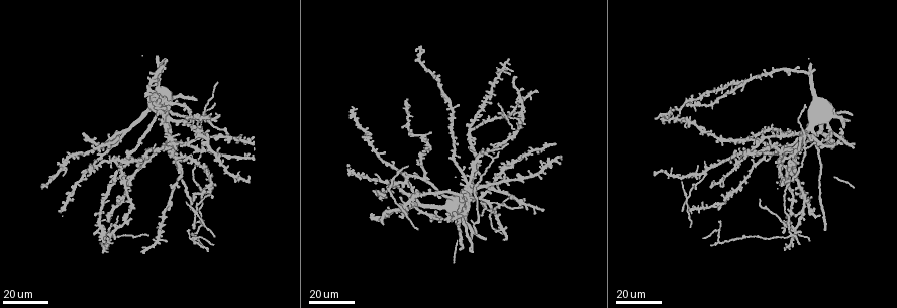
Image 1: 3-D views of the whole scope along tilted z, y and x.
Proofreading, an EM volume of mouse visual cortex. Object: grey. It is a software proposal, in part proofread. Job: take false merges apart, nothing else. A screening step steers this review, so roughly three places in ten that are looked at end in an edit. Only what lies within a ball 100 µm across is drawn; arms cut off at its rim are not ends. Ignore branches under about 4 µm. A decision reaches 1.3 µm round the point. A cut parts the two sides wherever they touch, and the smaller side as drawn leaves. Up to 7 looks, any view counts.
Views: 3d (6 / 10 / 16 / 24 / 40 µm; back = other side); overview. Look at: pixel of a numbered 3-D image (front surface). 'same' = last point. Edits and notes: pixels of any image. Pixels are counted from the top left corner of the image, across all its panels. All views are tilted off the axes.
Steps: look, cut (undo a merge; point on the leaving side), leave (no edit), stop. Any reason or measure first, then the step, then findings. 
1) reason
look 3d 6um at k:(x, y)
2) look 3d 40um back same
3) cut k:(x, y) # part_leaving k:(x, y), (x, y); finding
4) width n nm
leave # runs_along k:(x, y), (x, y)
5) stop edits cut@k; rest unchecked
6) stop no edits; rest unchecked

look 3d 24um at 1:(707, 174)

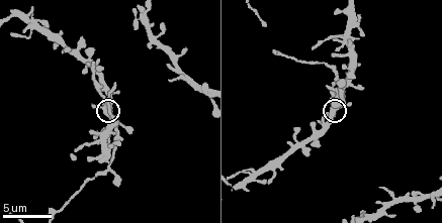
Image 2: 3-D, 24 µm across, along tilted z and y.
look 3d 10um at 2:(336, 103)

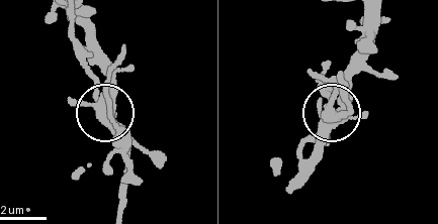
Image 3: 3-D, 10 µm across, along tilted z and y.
width 380 nm
cut 3:(97, 81) # a second cell is stuck on

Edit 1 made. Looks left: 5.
redraw
look overview

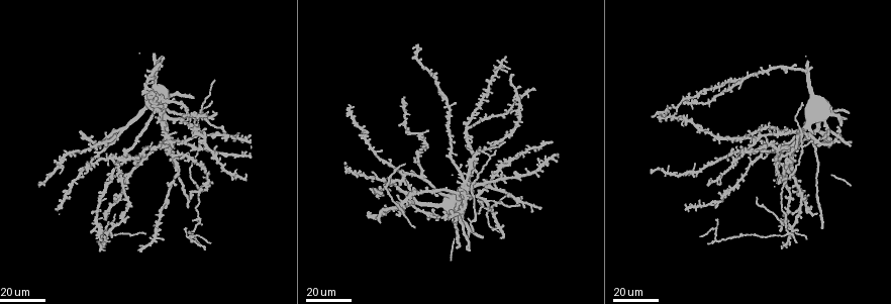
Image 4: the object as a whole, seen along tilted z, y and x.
three arms meet
look 3d 40um at 4:(696, 103)

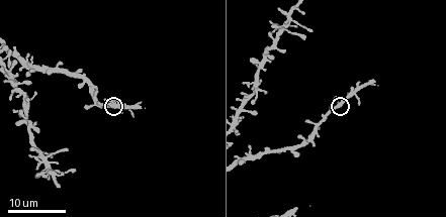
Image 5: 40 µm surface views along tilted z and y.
look 3d 6um at 5:(338, 107)

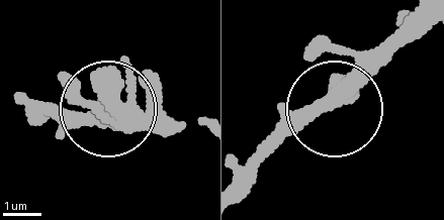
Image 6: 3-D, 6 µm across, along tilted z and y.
arms 3
leave # runs_along 6:(242, 180), (428, 24); all the same cell

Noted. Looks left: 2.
branch point
look 3d 24um at 4:(478, 195)

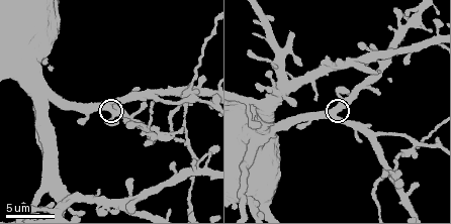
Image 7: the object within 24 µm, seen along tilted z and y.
closer look
look 3d 10um at 7:(334, 115)

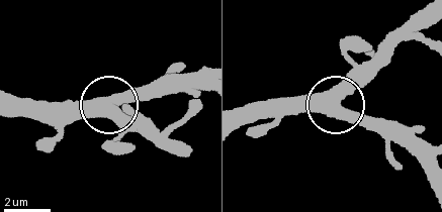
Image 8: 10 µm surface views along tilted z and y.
arms 3
leave # runs_along 8:(241, 124), (297, 108), (332, 108), (381, 64); all the same cell

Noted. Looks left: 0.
stop edits cut@3; rest unchecked

